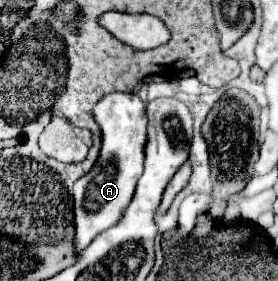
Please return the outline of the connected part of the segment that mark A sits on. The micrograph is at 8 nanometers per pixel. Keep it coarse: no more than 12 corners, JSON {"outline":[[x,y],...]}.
{"outline":[[131,92],[93,114],[103,146],[73,186],[73,250],[115,226],[143,174],[147,116]]}

